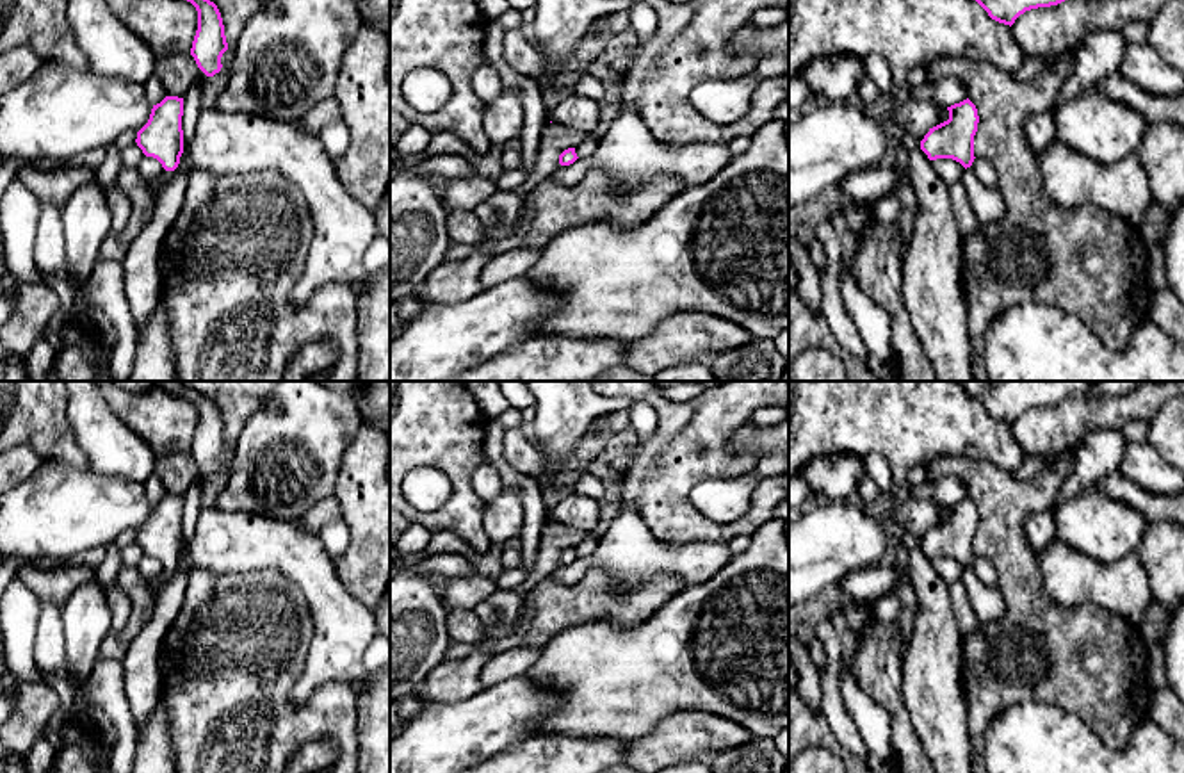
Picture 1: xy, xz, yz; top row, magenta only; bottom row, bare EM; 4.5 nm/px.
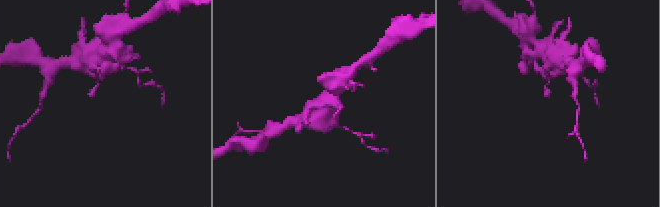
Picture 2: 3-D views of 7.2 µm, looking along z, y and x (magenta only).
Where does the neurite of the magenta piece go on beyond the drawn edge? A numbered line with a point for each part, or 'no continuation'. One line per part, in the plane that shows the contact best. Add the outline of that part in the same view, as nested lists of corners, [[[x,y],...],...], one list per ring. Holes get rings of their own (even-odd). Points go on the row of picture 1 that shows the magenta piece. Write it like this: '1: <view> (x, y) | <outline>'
no continuation

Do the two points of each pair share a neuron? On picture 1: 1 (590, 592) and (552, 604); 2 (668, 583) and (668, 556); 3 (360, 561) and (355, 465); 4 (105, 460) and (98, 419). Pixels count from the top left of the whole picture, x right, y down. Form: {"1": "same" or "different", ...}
{"1": "same", "2": "different", "3": "same", "4": "same"}

